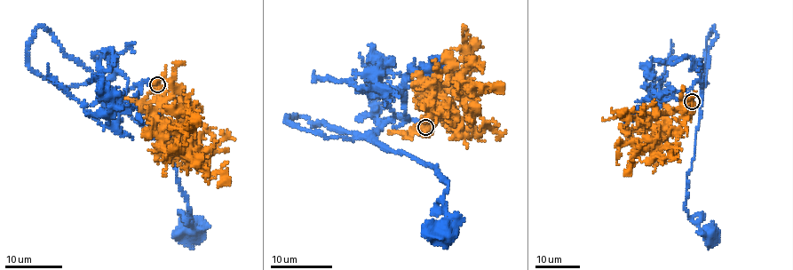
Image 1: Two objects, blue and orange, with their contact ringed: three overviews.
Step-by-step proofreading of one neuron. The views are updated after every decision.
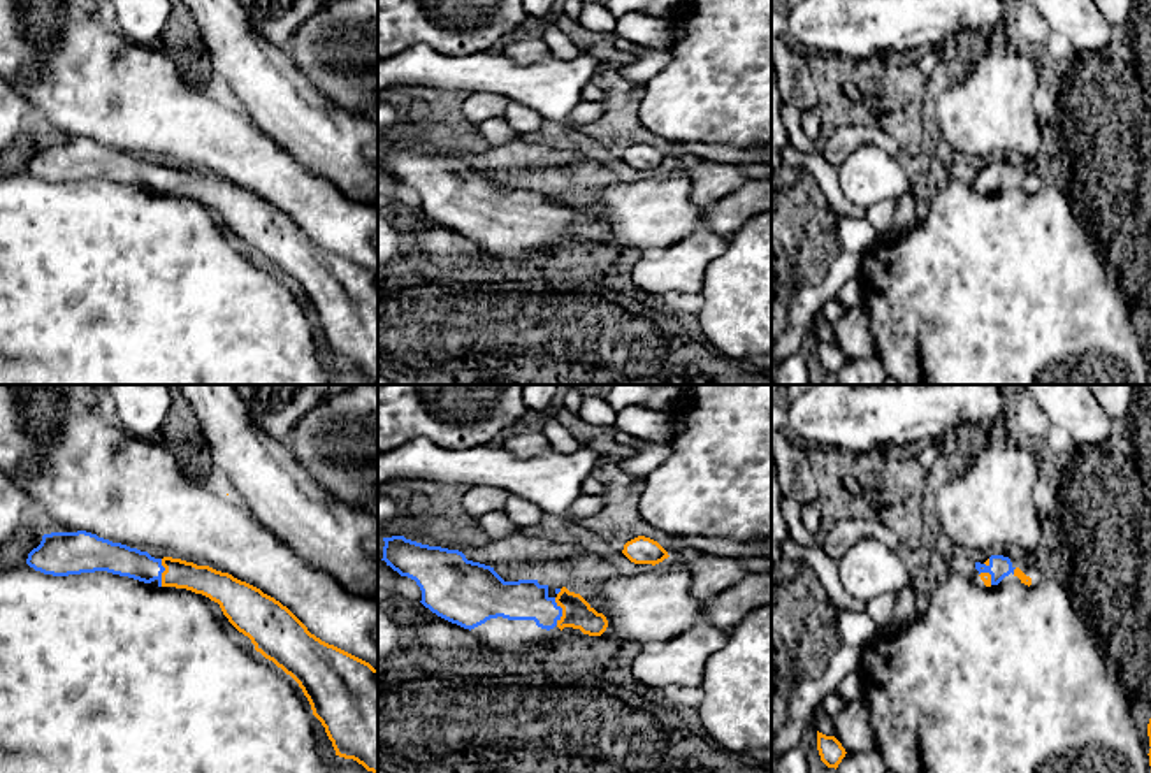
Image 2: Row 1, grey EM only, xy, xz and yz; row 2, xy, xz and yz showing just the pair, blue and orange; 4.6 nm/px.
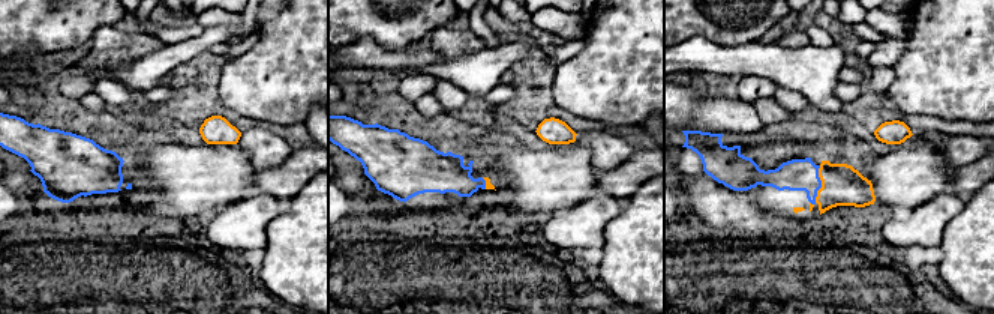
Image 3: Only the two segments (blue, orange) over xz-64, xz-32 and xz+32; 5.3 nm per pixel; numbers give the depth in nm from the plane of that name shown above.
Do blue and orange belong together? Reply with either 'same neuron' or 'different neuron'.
same neuron

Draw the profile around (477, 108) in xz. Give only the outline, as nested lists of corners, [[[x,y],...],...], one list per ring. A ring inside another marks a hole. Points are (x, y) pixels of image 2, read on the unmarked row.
[[[469,93],[462,102],[464,118],[478,126],[481,121],[489,118],[504,116],[508,107],[508,98],[496,95],[496,93]]]

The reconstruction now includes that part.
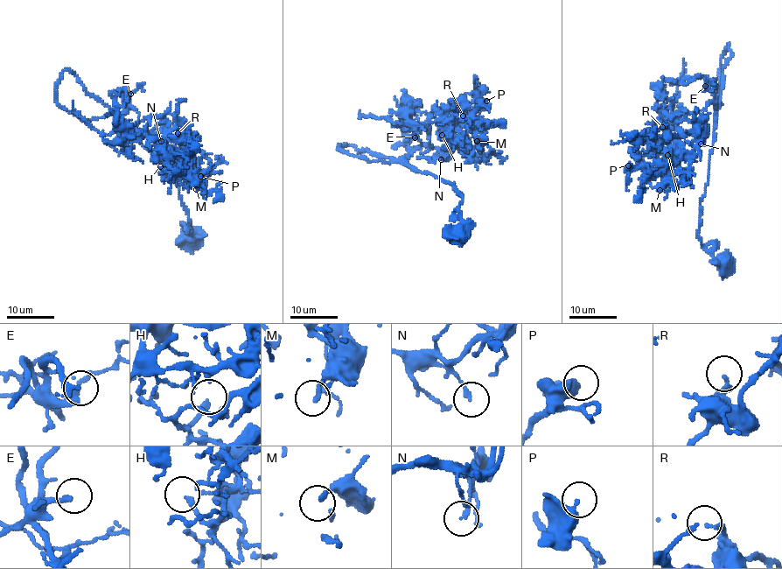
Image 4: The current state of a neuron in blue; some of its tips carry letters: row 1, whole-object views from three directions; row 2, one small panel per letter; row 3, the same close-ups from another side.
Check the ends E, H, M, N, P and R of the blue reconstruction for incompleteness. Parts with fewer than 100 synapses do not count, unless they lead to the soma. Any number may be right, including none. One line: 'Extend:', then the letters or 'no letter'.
Extend: E

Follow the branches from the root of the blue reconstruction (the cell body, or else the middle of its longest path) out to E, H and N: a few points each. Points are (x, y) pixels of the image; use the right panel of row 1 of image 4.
E: (724, 263), (707, 251), (697, 235), (701, 199), (708, 182), (716, 113), (711, 90), (705, 86)
H: (724, 263), (697, 235), (715, 104), (679, 116), (705, 125), (680, 135), (667, 155)
N: (724, 263), (707, 251), (697, 235), (715, 120), (711, 102), (673, 122), (701, 115), (701, 144)

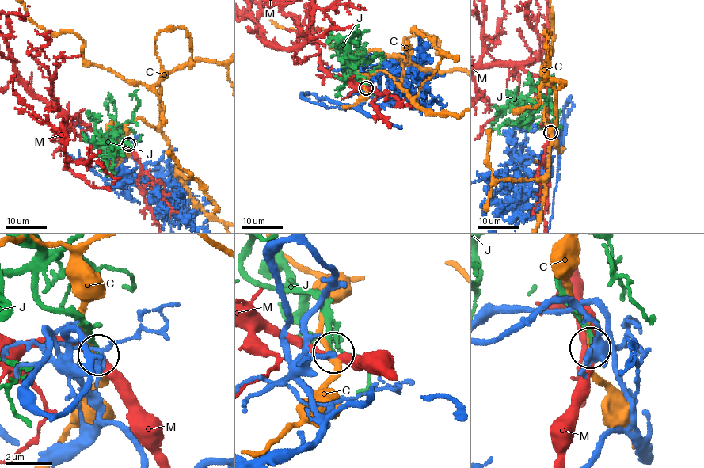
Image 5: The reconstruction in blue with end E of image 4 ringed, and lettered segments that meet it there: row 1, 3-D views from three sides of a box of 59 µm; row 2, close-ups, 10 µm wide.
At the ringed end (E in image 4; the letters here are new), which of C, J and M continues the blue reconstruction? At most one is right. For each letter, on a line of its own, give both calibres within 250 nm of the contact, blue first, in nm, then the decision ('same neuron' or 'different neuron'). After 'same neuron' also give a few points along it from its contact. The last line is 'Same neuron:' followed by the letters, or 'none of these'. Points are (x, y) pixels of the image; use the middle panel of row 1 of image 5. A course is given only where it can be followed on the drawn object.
C: calibres 320 and 200 nm; different neuron
J: calibres 260 and 190 nm; same neuron; course (366, 87), (362, 77), (350, 72), (351, 49), (344, 44), (338, 43), (339, 53), (333, 43)
M: calibres 280 and 360 nm; different neuron
Same neuron: J

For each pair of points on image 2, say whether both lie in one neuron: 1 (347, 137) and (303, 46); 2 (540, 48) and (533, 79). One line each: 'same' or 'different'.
1: different
2: different

